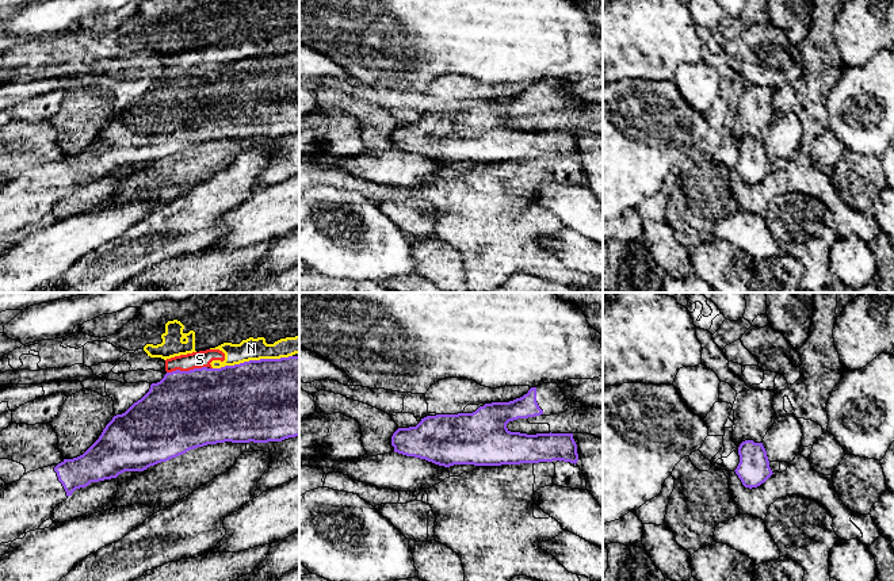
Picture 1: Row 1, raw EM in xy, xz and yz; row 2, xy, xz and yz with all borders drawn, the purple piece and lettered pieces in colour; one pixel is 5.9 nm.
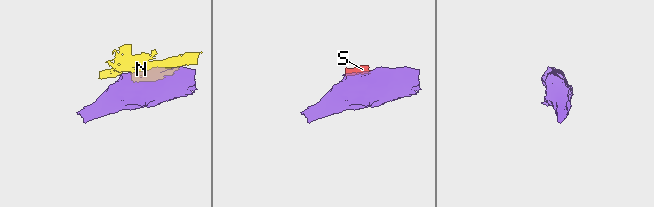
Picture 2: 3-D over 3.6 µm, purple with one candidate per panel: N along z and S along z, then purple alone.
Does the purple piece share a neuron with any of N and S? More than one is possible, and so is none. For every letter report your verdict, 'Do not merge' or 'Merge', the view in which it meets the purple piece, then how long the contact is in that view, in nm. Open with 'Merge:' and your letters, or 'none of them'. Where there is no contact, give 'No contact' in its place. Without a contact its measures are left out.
Merge: none of them
N: Do not merge. Touches purple in xy. Shared border 480 nm
S: Do not merge. Touches purple in xy. Shared border 240 nm

